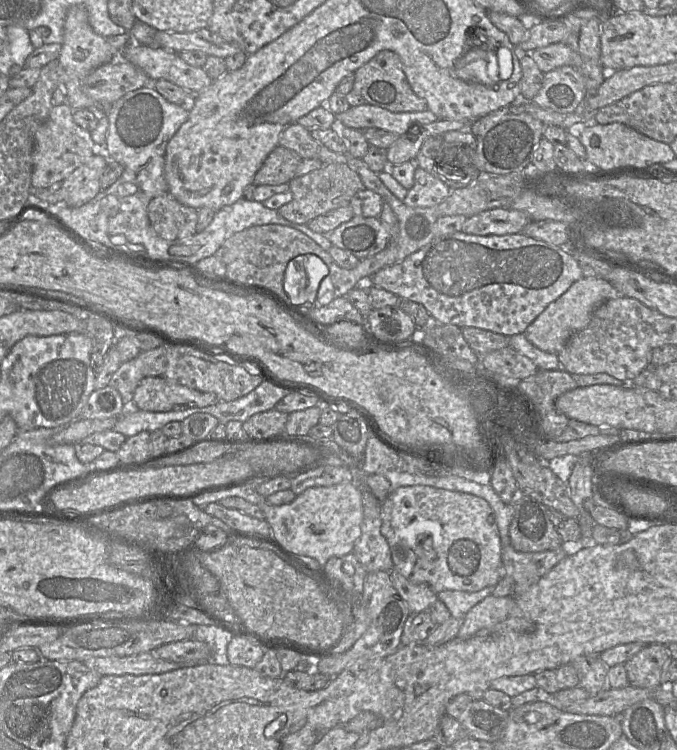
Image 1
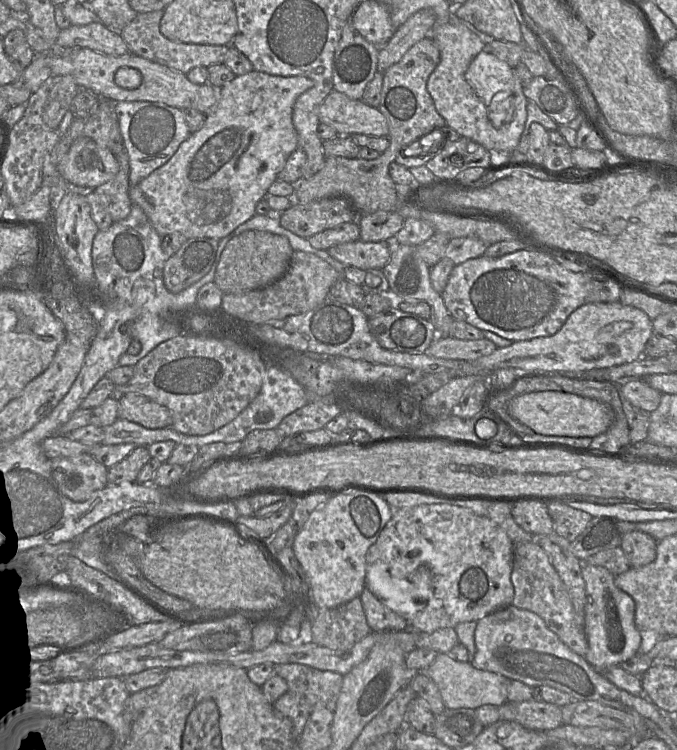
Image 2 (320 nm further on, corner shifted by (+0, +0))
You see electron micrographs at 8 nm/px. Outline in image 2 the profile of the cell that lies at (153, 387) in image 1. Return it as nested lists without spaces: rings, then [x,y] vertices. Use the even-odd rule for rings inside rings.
[[[133,392],[118,397],[118,418],[135,422],[149,429],[172,426],[172,414],[168,408]]]

